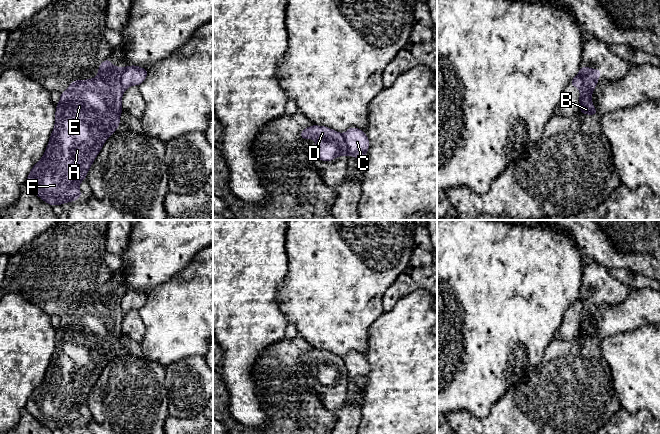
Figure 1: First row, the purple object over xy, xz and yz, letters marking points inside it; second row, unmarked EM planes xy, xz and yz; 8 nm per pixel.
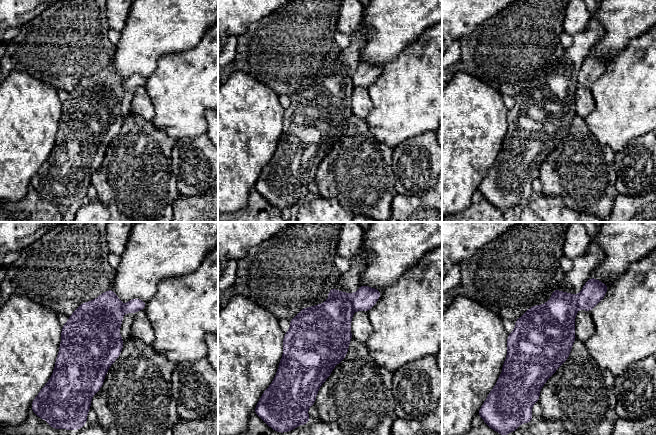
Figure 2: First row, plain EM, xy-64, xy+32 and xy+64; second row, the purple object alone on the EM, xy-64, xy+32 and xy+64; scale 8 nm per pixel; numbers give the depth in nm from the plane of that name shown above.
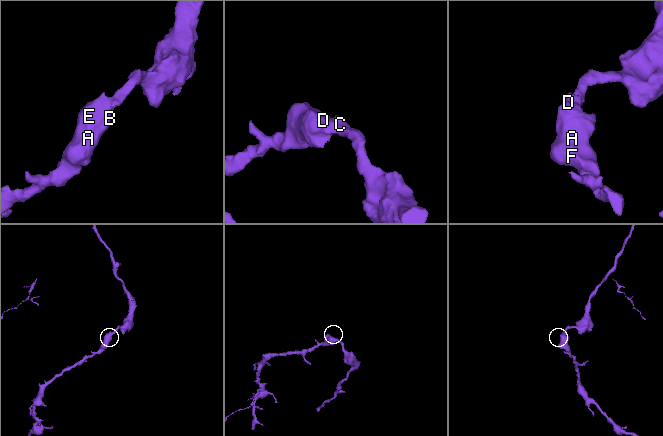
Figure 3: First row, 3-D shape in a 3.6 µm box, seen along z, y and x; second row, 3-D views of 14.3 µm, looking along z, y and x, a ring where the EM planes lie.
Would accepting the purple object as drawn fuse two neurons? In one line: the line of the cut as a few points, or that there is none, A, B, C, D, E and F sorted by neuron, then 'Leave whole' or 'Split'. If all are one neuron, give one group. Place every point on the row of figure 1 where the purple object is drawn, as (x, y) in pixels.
Split along xy (126, 67), (121, 78), (123, 90). Groups: A B D E F / C. Split

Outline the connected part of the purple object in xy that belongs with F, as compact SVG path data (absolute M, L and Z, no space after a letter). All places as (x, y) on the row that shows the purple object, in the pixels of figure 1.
M105 59L93 79L74 80L60 95L56 105L55 124L42 158L32 167L26 186L47 204L62 205L82 197L79 185L86 180L89 168L104 142L120 125L122 74L126 67L116 67Z

